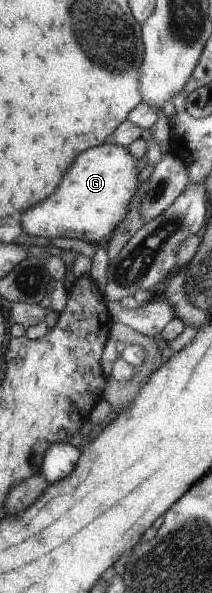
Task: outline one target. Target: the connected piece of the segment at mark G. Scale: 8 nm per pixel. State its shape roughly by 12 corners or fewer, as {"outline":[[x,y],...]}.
{"outline":[[80,152],[22,232],[105,245],[139,196],[136,158]]}

